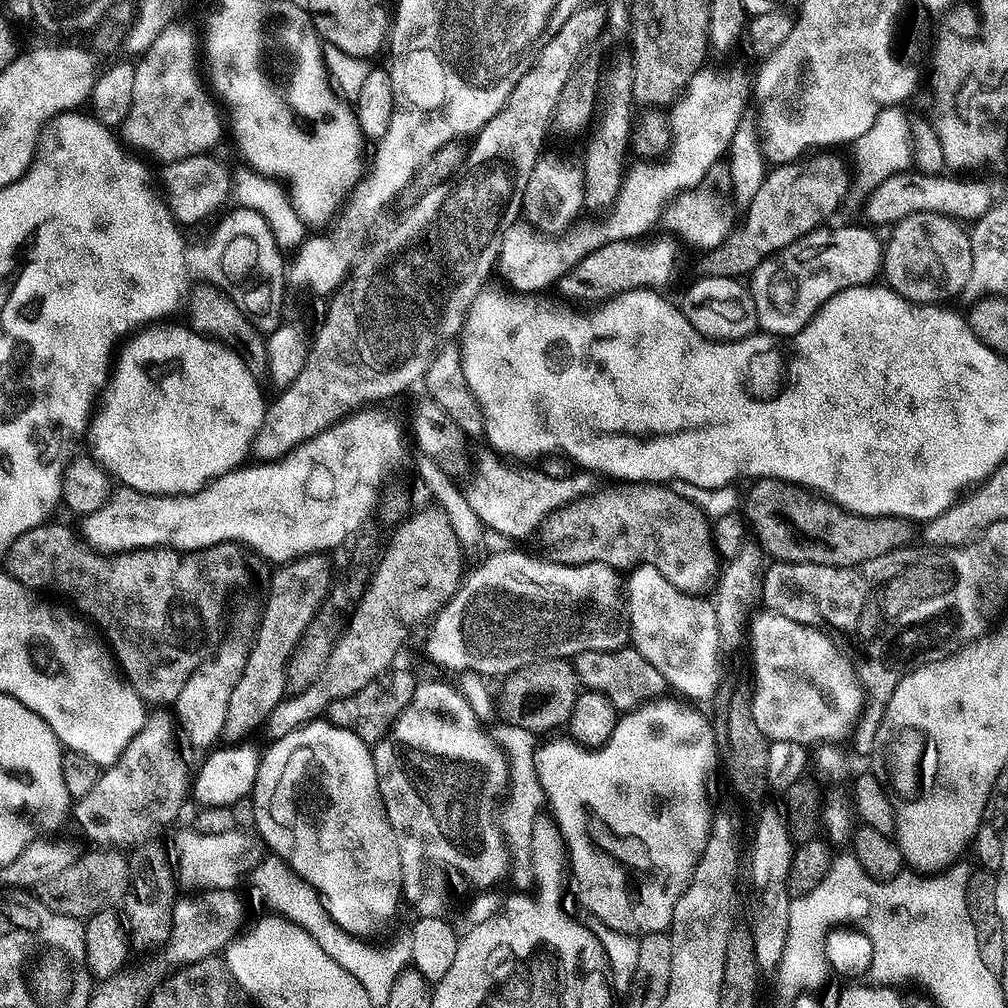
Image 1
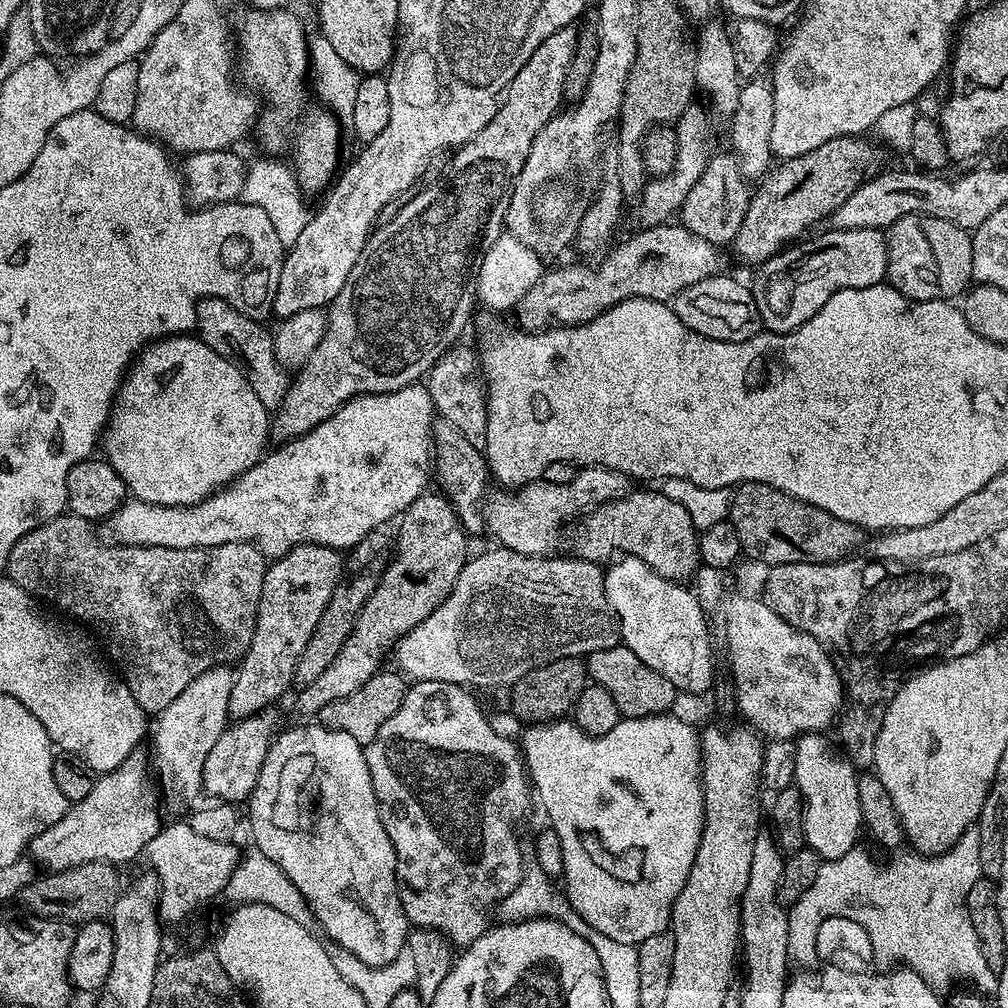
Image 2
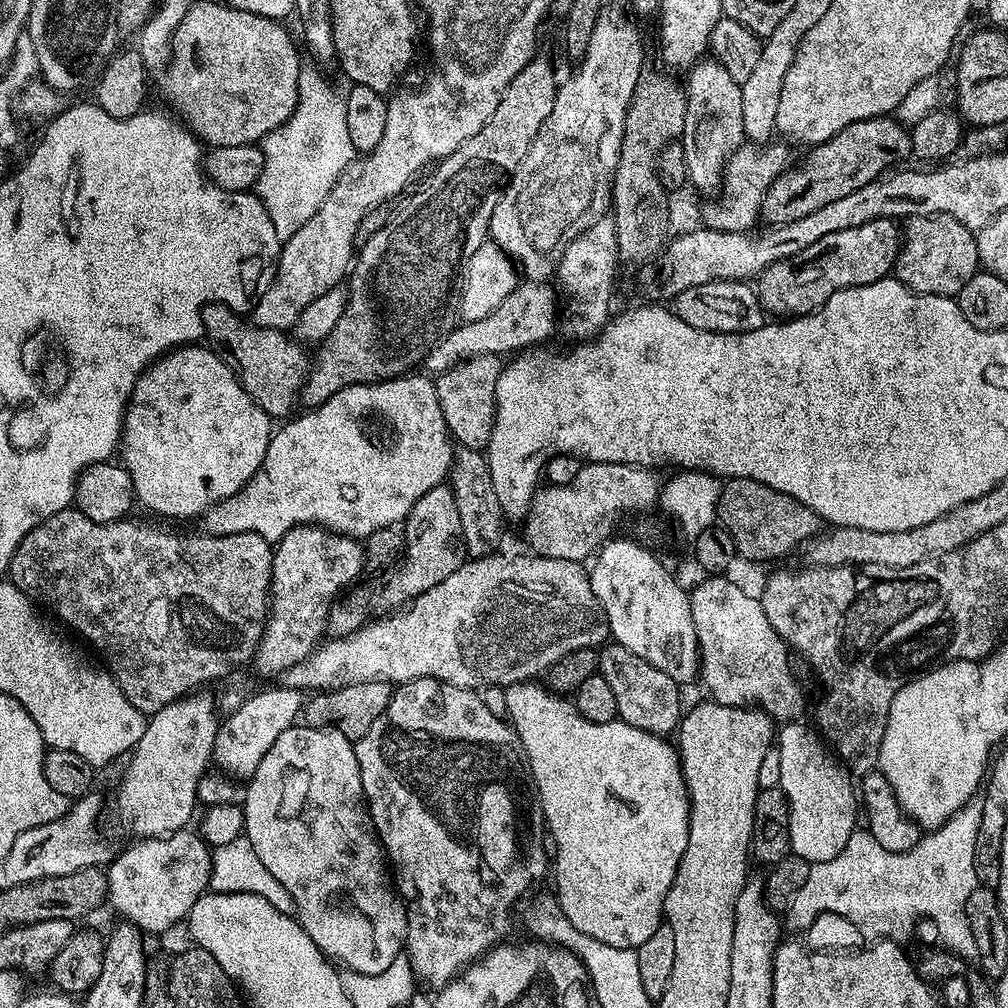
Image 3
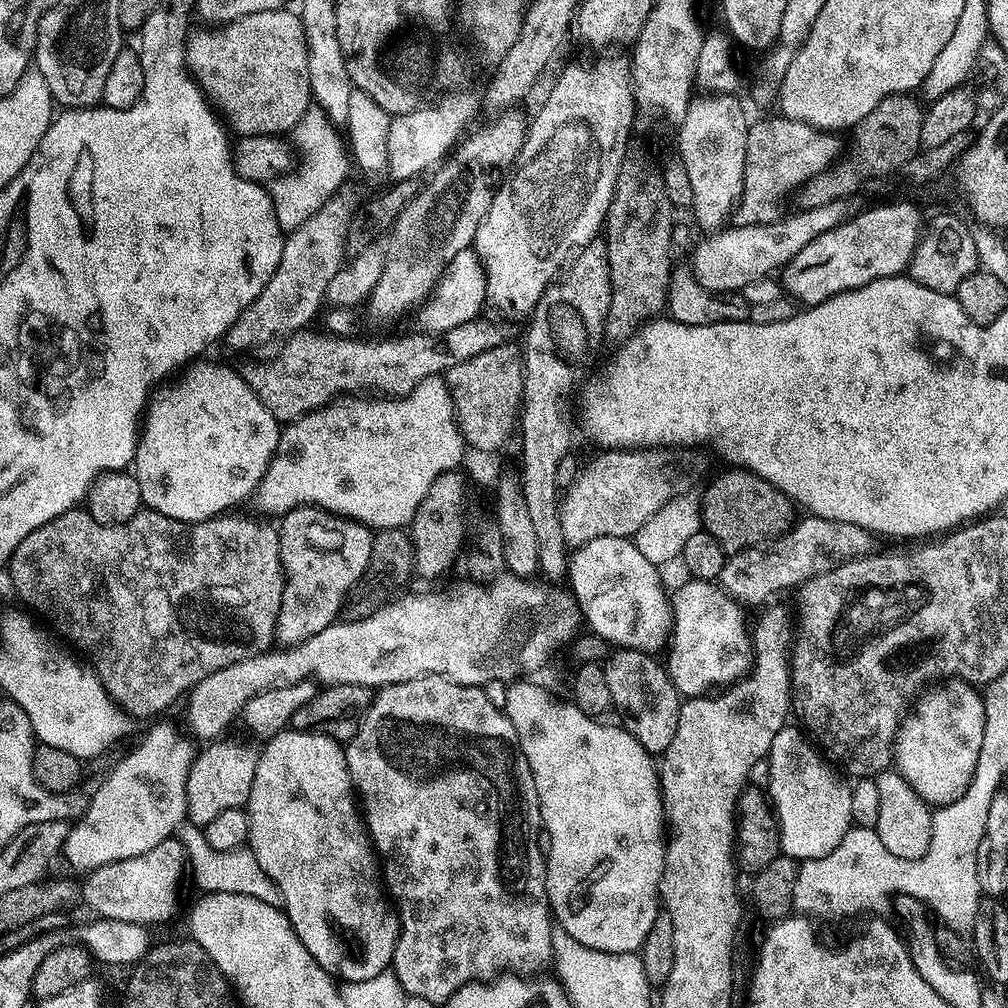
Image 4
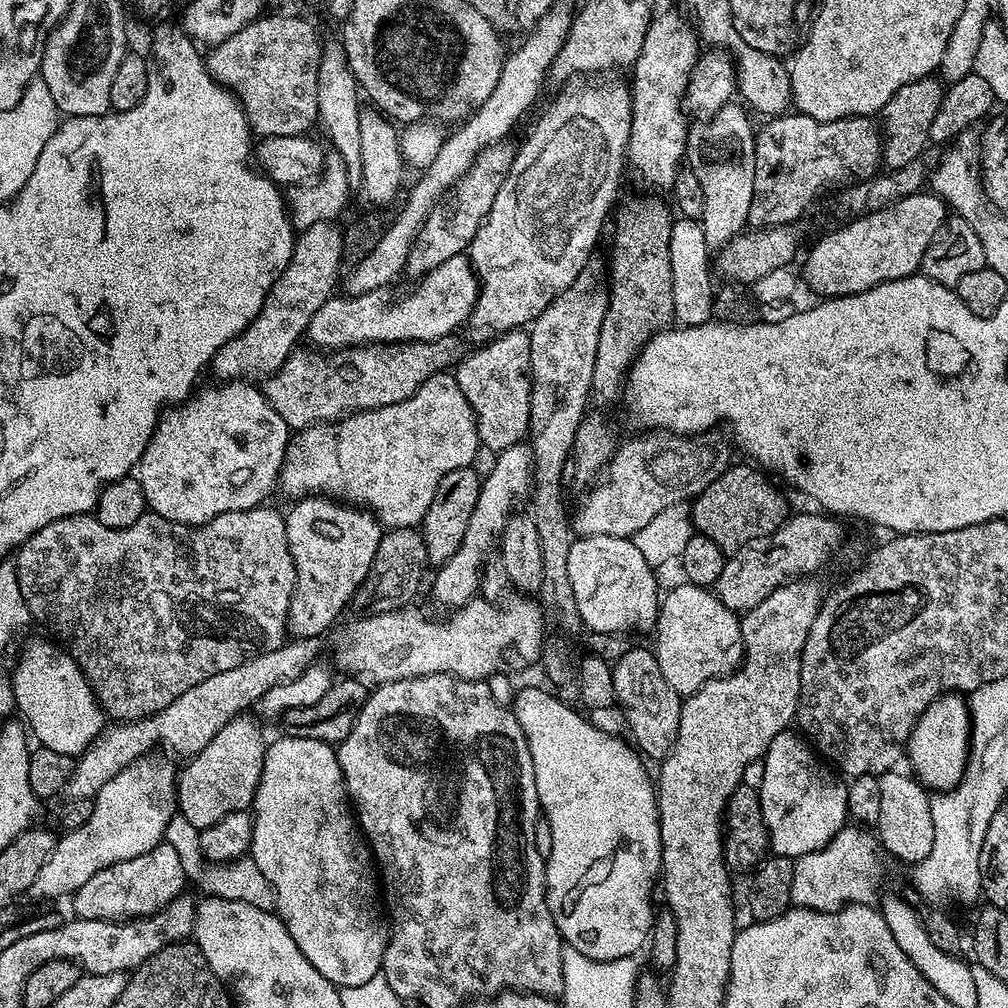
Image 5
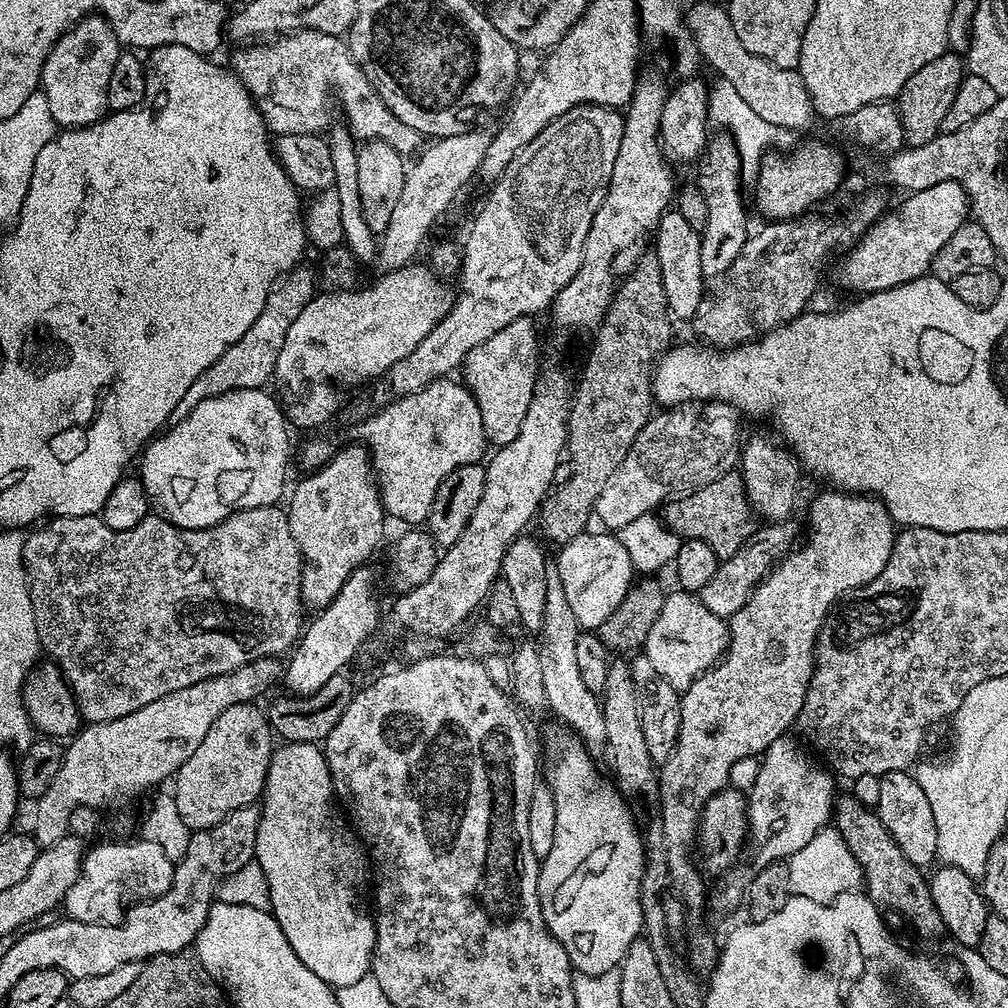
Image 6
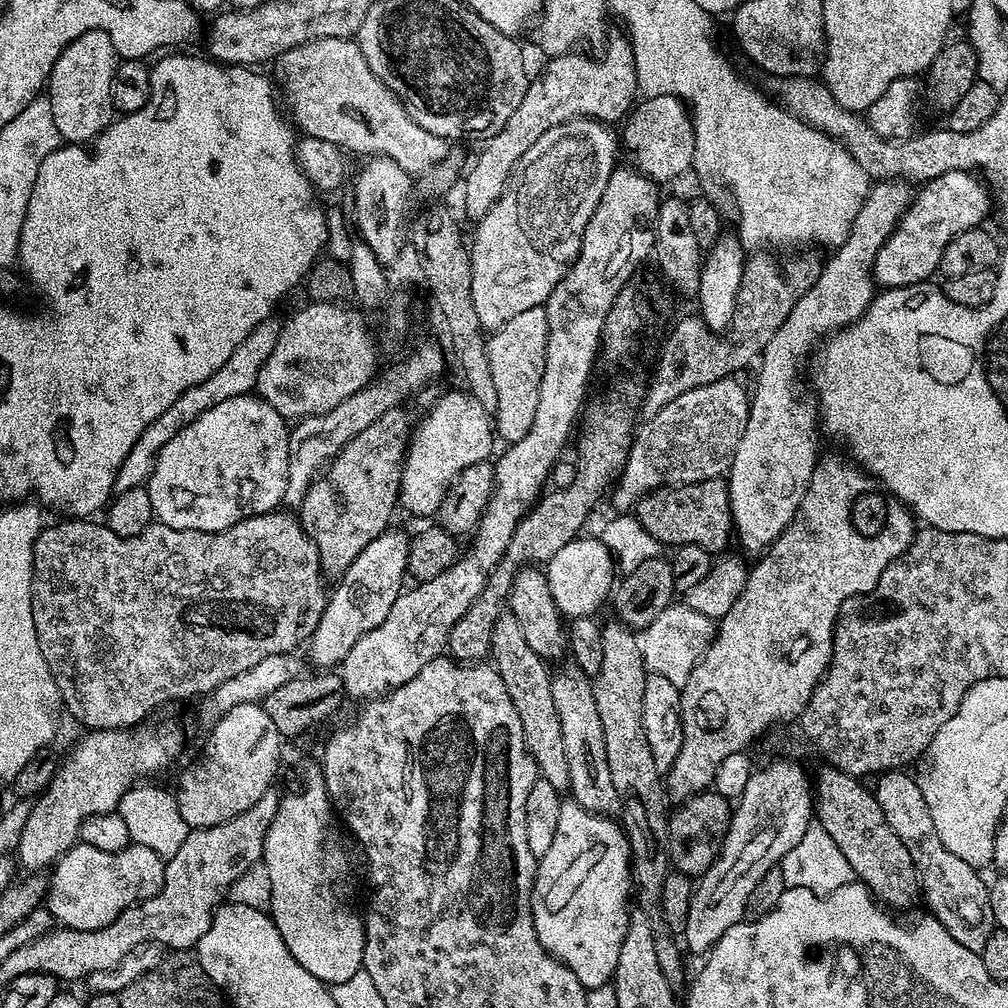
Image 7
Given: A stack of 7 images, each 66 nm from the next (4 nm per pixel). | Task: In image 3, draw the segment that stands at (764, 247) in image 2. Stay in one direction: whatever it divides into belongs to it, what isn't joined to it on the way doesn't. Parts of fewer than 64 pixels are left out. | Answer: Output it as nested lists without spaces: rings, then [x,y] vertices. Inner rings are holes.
[[[891,115],[850,122],[829,140],[811,147],[801,164],[799,161],[772,183],[762,202],[763,219],[769,225],[798,222],[798,218],[806,218],[806,214],[814,214],[821,206],[838,202],[838,198],[846,198],[846,194],[854,194],[854,190],[880,179],[896,166],[891,164],[909,159],[911,150],[911,131]]]

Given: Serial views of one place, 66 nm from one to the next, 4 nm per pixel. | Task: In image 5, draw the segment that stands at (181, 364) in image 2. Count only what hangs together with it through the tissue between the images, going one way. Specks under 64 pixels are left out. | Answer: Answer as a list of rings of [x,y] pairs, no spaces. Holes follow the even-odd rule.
[[[244,380],[213,383],[213,388],[202,389],[197,396],[195,394],[189,395],[183,402],[169,407],[161,415],[138,465],[138,479],[146,494],[146,502],[151,511],[156,512],[162,518],[174,521],[176,524],[207,524],[216,516],[221,516],[227,512],[241,512],[247,508],[263,505],[267,501],[264,499],[271,494],[272,488],[274,492],[280,479],[280,467],[284,465],[284,451],[290,439],[290,429],[286,426],[286,422],[282,422],[282,418],[278,418],[274,406],[270,406],[270,402],[264,396],[263,391],[257,385],[255,388],[252,384],[255,383]]]

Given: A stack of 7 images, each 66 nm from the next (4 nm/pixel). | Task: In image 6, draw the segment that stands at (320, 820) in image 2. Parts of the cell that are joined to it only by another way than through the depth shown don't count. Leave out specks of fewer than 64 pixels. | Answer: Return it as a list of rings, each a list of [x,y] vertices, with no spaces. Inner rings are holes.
[[[281,743],[272,753],[269,772],[265,778],[262,805],[259,809],[260,821],[258,822],[254,860],[255,863],[262,866],[262,874],[266,874],[266,882],[270,886],[270,902],[272,903],[270,911],[278,922],[278,926],[282,926],[282,934],[286,934],[286,942],[290,942],[294,954],[298,954],[298,958],[302,958],[302,966],[314,970],[314,974],[318,974],[318,978],[322,978],[322,982],[331,984],[333,989],[358,982],[358,978],[369,975],[372,967],[372,952],[376,948],[376,922],[373,913],[371,911],[368,913],[368,904],[370,908],[370,857],[364,847],[364,841],[360,839],[355,827],[349,823],[345,813],[338,807],[338,797],[332,787],[332,774],[328,769],[323,747],[316,744]]]

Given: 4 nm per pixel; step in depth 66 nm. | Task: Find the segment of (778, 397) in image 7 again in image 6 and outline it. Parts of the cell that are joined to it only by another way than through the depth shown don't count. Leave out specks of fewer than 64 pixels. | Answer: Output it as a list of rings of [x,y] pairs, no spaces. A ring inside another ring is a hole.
[[[752,436],[740,456],[738,471],[744,477],[744,489],[752,503],[753,513],[768,522],[784,522],[789,519],[796,504],[796,491],[800,488],[802,469],[799,460],[783,443],[768,436]]]

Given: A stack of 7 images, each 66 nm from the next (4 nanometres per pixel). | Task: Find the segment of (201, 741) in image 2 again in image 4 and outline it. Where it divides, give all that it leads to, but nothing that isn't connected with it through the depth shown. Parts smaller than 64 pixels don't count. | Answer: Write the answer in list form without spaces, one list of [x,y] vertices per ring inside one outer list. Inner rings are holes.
[[[156,724],[140,740],[133,752],[128,752],[108,772],[108,777],[96,788],[96,793],[88,800],[88,809],[77,824],[73,823],[69,836],[65,840],[63,859],[68,859],[72,868],[81,874],[87,874],[94,868],[100,868],[110,862],[134,858],[154,850],[158,842],[173,839],[174,833],[187,817],[187,776],[190,774],[193,760],[198,755],[195,748],[172,724]]]

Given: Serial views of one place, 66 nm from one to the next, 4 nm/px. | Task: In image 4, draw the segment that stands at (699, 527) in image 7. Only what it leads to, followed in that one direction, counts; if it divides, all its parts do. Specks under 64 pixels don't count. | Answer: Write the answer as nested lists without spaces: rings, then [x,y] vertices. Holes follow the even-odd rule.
[[[743,468],[724,471],[728,472],[722,473],[702,495],[702,528],[718,538],[725,553],[767,545],[792,529],[798,508],[782,490]]]

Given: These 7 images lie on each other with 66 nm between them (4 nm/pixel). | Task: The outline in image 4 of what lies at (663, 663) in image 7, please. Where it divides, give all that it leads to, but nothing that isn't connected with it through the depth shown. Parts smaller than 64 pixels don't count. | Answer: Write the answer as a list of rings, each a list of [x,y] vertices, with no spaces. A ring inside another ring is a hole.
[[[685,579],[685,584],[670,596],[672,605],[672,631],[670,633],[670,649],[666,667],[668,676],[680,692],[681,697],[695,698],[713,691],[712,684],[728,686],[741,679],[740,671],[744,668],[744,660],[740,656],[753,655],[754,640],[750,635],[750,624],[744,621],[745,609],[732,598],[719,583],[710,580]]]

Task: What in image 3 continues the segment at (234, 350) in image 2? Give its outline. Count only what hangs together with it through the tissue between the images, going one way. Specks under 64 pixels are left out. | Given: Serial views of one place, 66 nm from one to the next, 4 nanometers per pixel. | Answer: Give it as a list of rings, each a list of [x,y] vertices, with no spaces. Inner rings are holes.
[[[208,304],[204,308],[204,336],[207,347],[211,348],[218,358],[222,358],[222,362],[226,362],[226,366],[230,366],[230,370],[238,378],[238,382],[251,394],[254,402],[258,406],[262,406],[262,410],[269,418],[284,415],[287,417],[293,411],[291,408],[295,404],[297,406],[310,369],[310,356],[304,353],[305,345],[301,341],[278,328],[260,328],[224,304]]]

